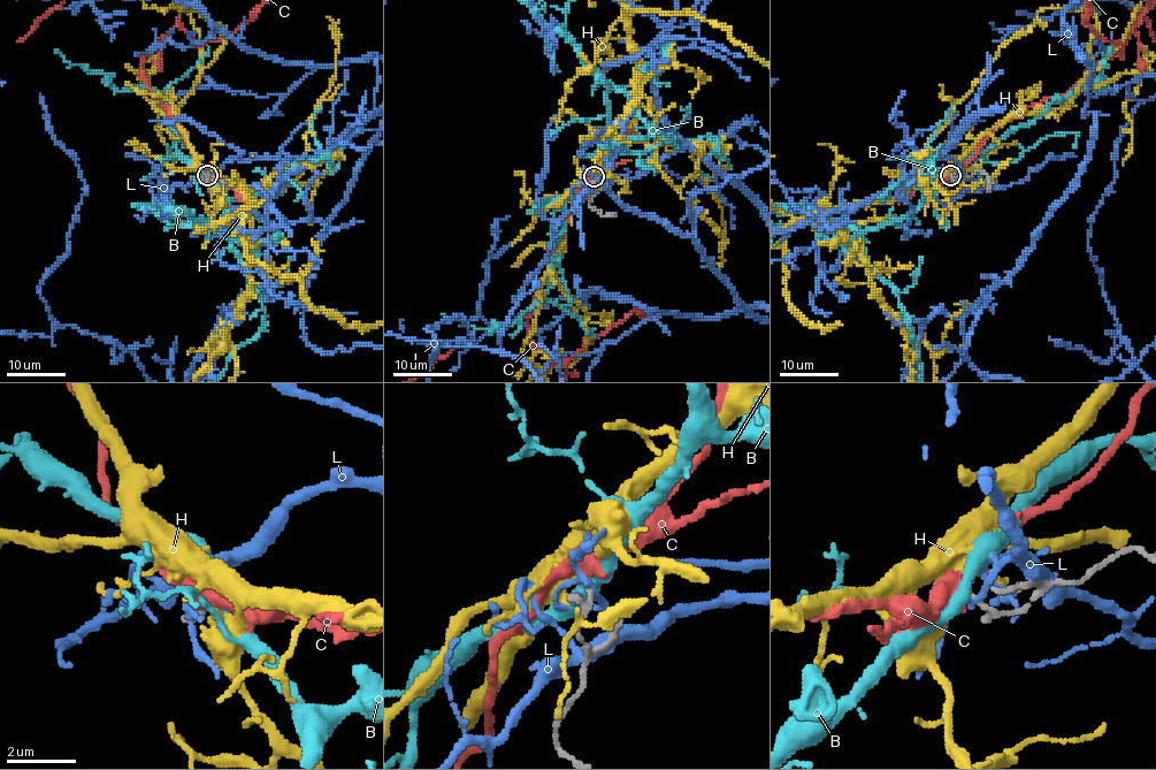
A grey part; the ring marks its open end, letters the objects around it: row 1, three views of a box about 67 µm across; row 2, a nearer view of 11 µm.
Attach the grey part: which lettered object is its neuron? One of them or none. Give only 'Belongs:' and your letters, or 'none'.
Belongs: none

